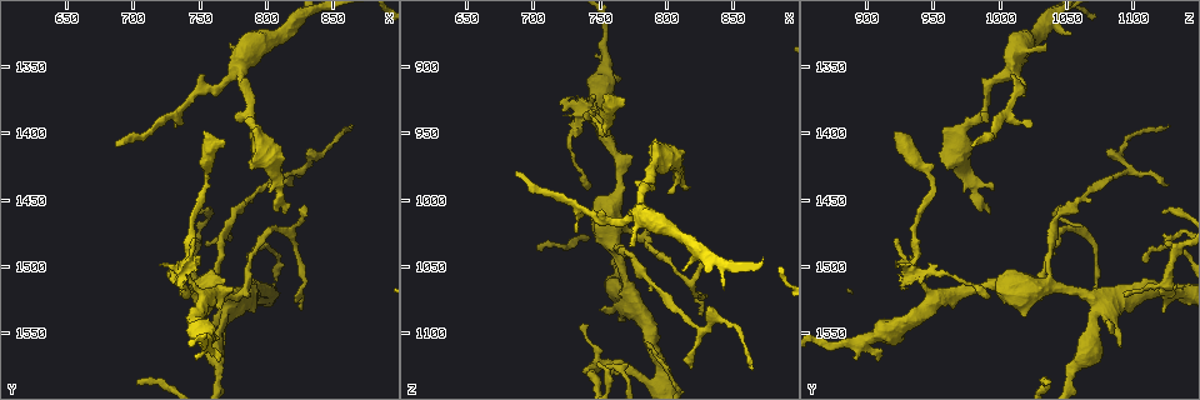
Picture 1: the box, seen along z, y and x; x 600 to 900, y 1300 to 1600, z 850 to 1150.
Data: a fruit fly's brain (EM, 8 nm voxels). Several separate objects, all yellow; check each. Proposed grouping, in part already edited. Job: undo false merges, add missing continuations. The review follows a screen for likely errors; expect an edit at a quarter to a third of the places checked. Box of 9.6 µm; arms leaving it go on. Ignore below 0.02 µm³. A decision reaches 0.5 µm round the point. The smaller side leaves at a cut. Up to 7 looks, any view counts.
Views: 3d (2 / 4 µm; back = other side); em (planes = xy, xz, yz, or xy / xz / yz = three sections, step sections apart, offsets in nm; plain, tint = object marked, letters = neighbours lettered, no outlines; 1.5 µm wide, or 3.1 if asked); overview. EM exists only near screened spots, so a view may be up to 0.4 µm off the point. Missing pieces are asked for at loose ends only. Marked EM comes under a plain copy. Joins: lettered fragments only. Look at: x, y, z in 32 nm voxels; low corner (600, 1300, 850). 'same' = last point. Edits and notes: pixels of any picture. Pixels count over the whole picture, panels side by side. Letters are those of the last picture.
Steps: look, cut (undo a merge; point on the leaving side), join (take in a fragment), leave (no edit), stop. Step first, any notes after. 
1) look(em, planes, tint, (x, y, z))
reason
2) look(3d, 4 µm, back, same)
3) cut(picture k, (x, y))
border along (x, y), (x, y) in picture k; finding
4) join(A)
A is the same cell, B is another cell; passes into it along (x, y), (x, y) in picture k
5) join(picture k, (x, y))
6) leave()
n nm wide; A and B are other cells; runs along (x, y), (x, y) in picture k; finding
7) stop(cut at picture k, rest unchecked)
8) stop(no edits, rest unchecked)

look(em, xz, step 4, tint, (738, 1502, 934))
abrupt turn

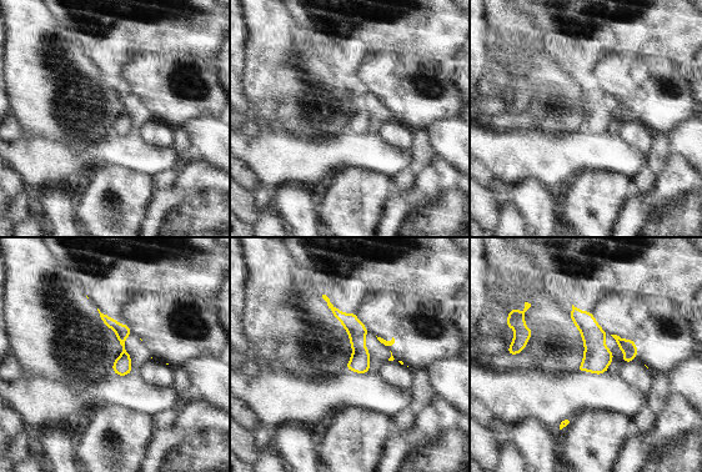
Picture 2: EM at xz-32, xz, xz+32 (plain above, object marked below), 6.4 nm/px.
look(em, planes, tint, same)
another direction

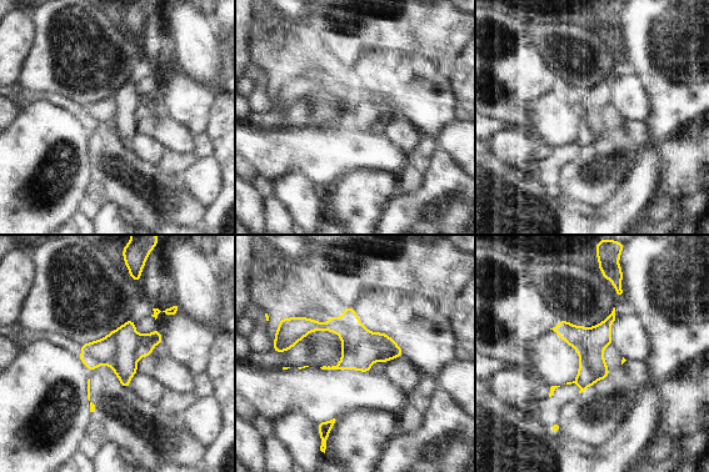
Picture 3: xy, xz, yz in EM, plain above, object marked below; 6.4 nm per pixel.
look(em, planes, letters, same)
what lies round it

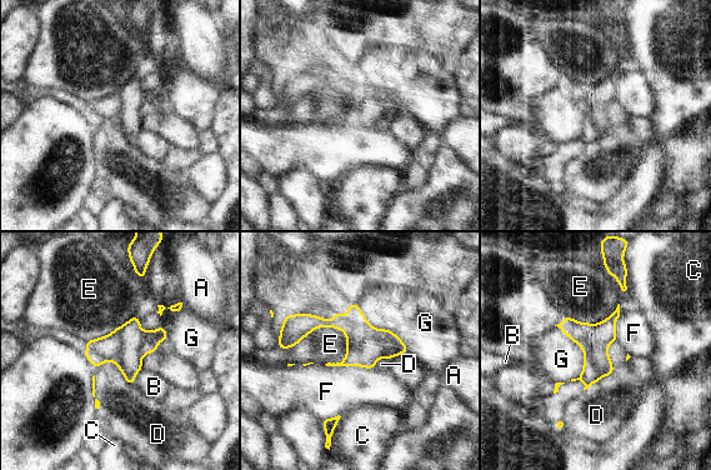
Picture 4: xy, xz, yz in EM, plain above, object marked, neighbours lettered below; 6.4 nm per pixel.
leave()
G touches over 460 nm; A, B, C, D, E, F and G are other cells; border along (616, 340), (612, 373), (584, 390) in picture 4; all the same cell

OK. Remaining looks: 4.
look(3d, 4 µm, (752, 1554, 902))
calibre changes

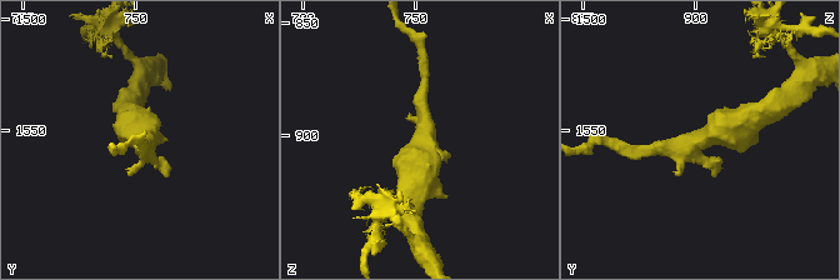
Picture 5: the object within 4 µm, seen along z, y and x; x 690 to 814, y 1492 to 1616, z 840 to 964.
look(em, yz, step 4, tint, (754, 1555, 904))

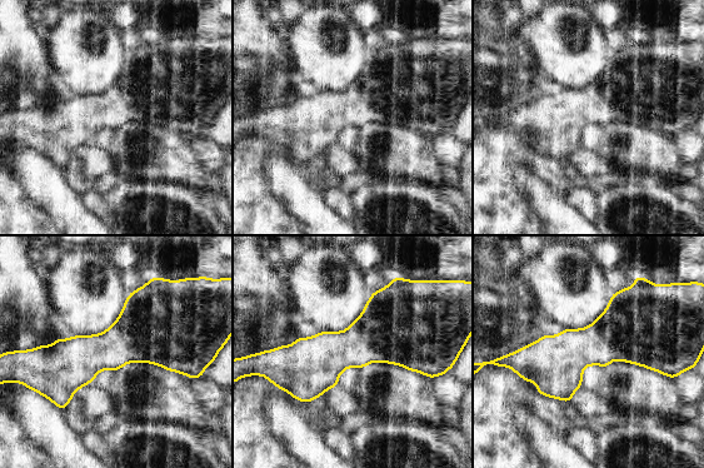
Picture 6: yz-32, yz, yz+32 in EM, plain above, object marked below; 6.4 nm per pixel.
look(em, planes, letters, same)

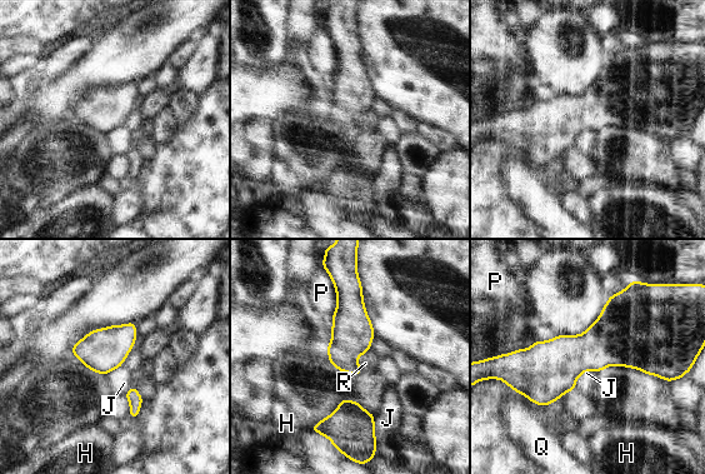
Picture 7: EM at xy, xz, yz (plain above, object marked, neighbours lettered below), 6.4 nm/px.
leave()
H, J, P, Q and R are other cells; border along (598, 372), (584, 372), (574, 388) in picture 7; all the same cell

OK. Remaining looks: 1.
stop(no edits, rest unchecked)

